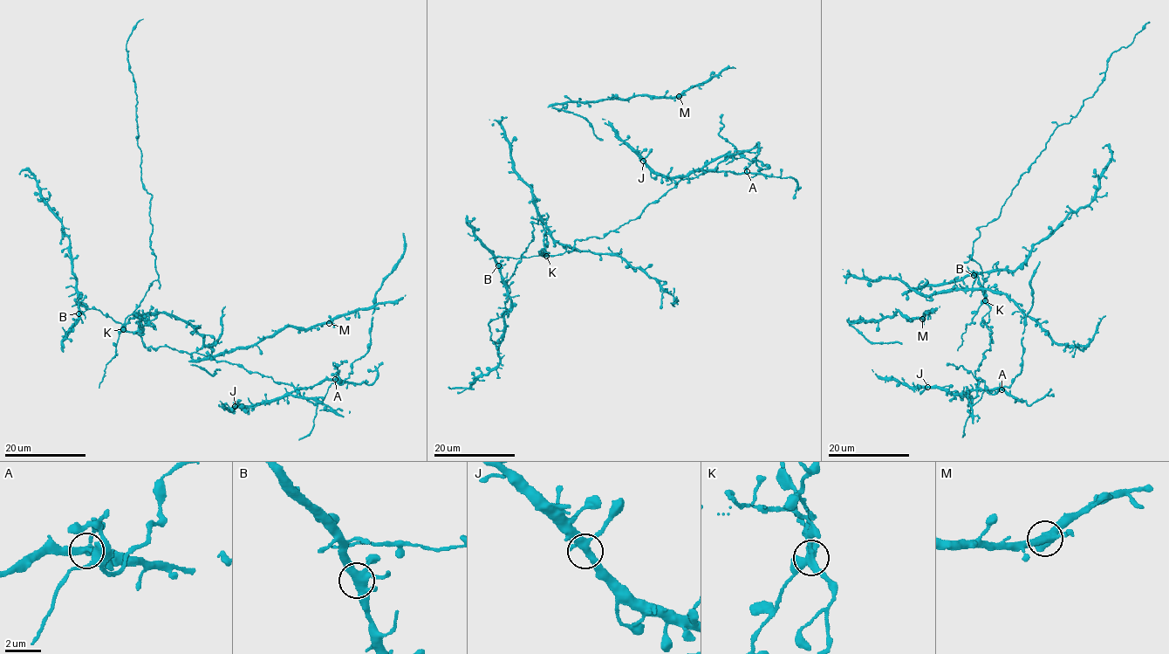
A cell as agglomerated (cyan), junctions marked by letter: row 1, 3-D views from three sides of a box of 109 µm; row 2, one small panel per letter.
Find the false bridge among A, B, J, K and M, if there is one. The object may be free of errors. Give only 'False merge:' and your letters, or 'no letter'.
False merge: K

